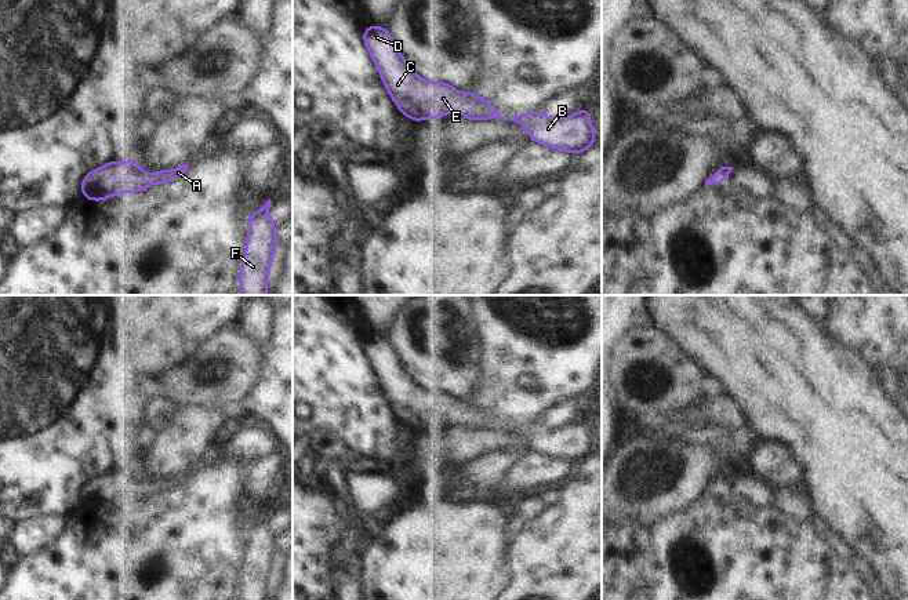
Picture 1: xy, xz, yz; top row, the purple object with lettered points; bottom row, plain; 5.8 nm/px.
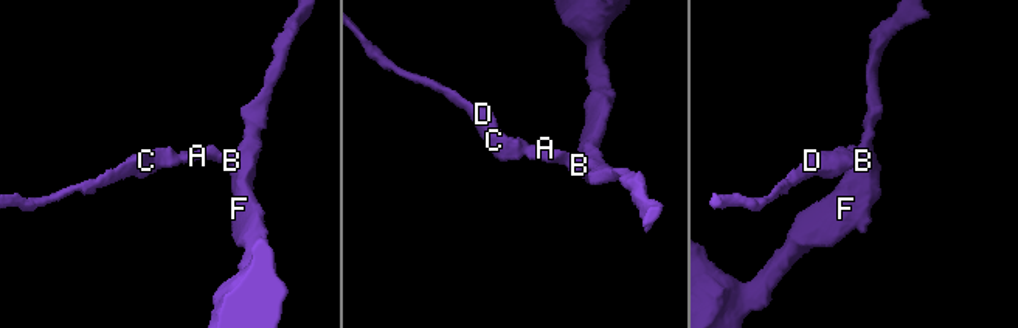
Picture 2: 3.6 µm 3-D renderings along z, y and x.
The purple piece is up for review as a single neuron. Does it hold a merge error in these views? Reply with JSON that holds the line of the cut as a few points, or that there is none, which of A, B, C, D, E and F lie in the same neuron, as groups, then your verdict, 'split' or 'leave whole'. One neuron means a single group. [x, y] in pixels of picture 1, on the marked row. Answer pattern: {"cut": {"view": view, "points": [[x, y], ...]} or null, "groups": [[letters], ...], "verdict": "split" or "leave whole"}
{"cut": null, "groups": [["A", "B", "C", "D", "E", "F"]], "verdict": "leave whole"}

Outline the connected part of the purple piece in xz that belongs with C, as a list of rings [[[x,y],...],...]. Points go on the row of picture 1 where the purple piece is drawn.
[[[367,26],[362,39],[395,105],[414,123],[444,117],[457,109],[468,120],[513,120],[526,128],[531,141],[575,154],[596,142],[591,109],[559,119],[544,112],[504,119],[487,99],[460,92],[446,81],[426,81],[415,74],[384,26]]]

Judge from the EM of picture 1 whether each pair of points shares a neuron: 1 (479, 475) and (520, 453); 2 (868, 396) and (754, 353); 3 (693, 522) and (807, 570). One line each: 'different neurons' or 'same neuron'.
1: same neuron
2: same neuron
3: same neuron

